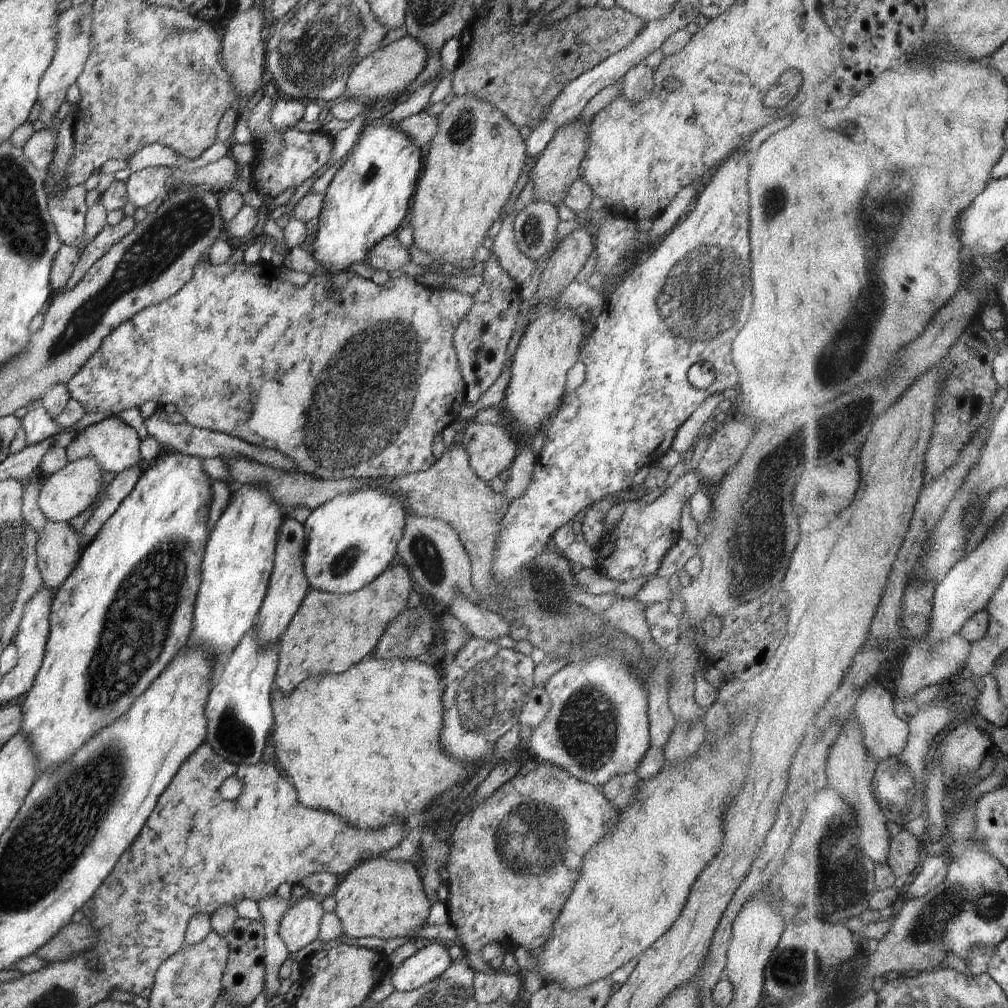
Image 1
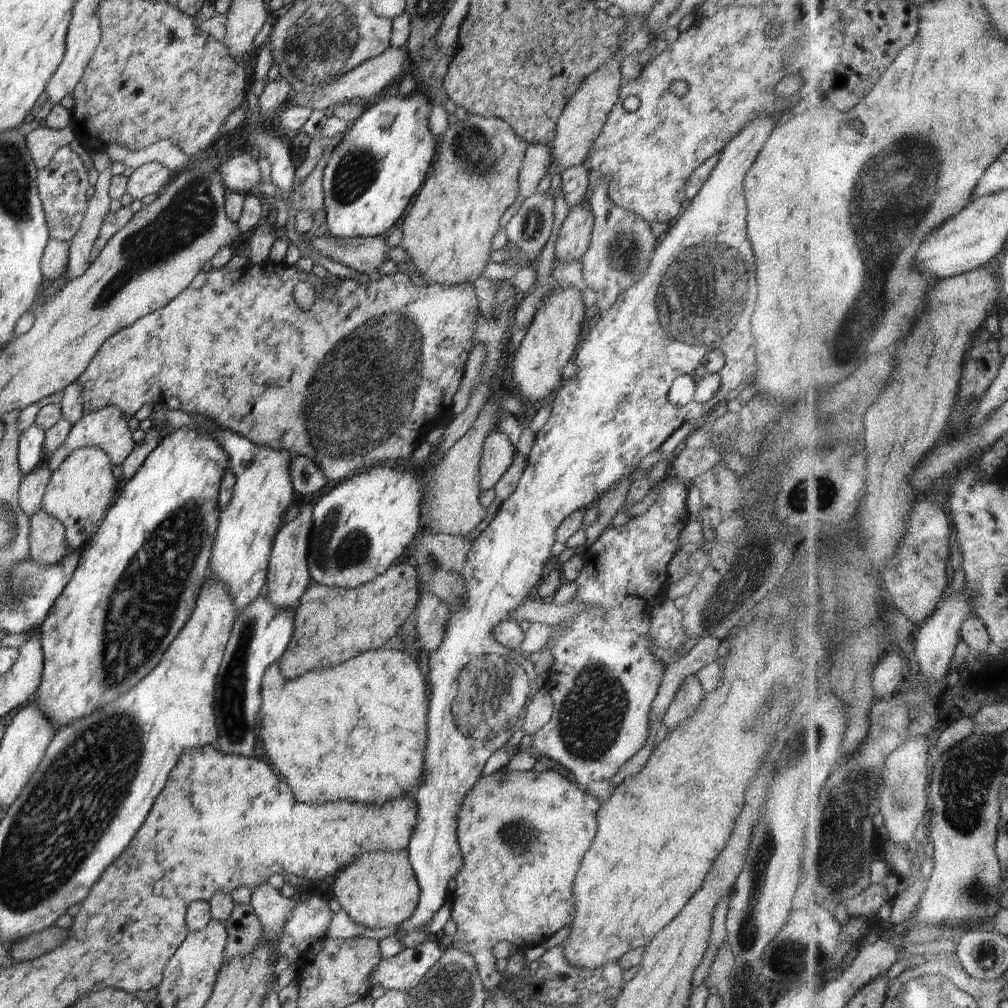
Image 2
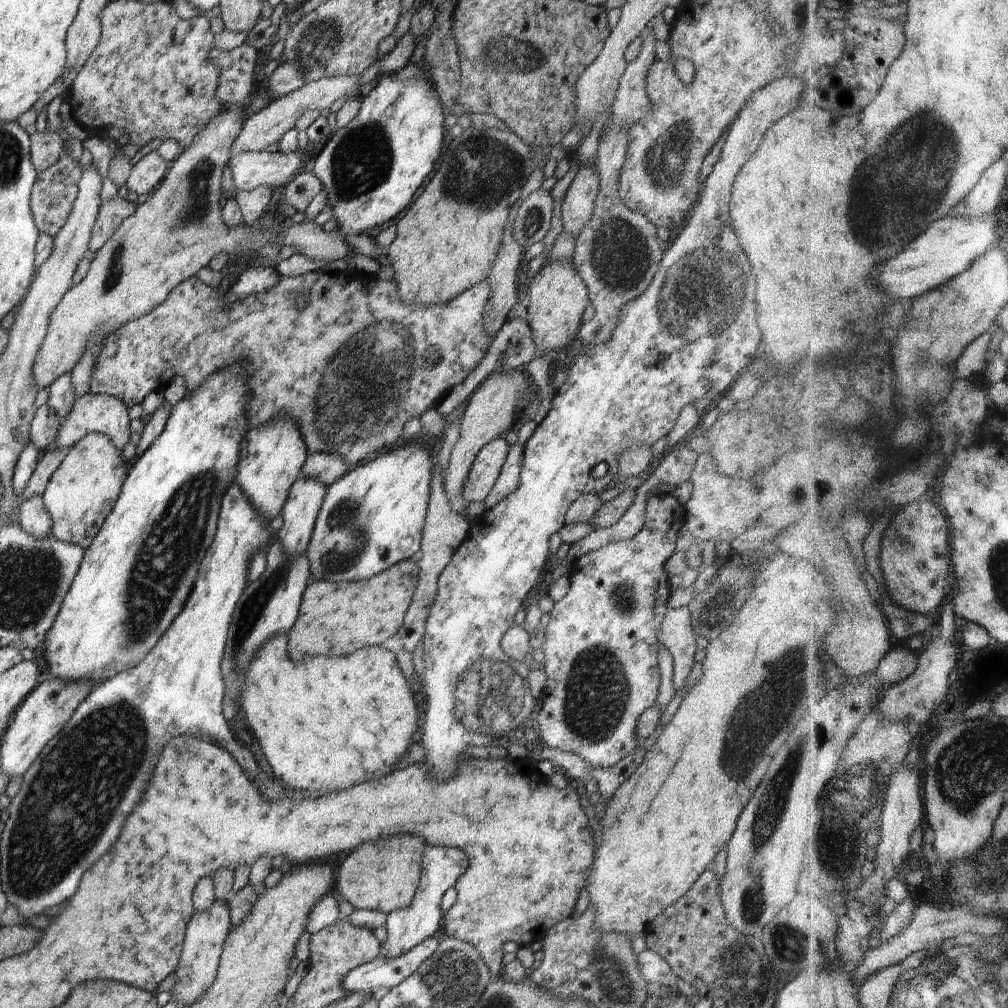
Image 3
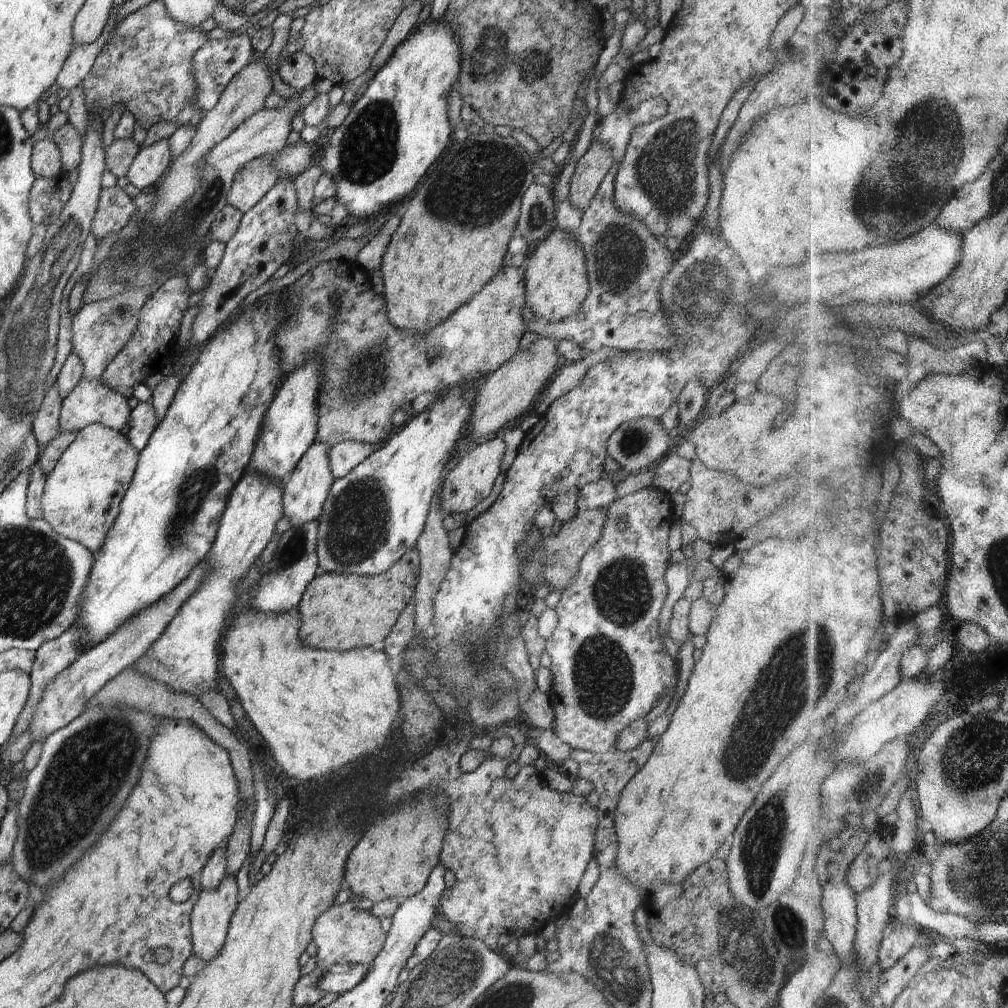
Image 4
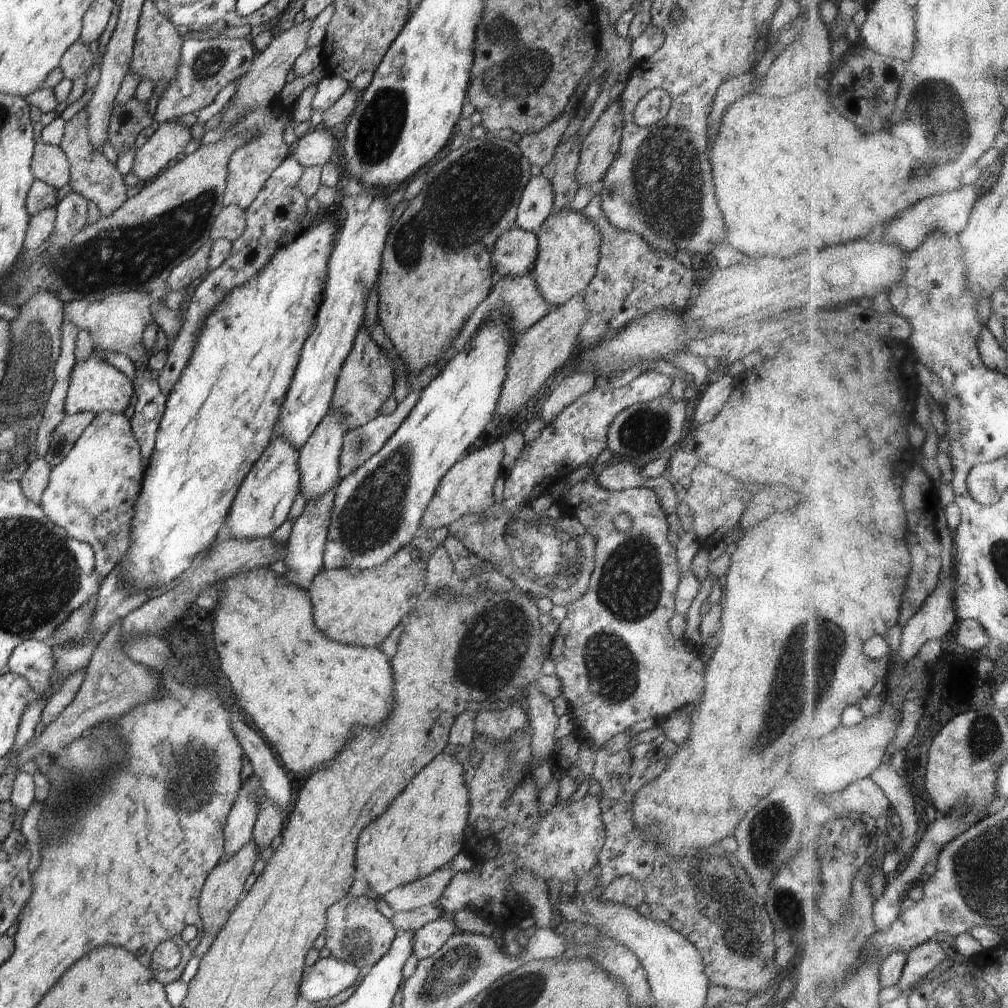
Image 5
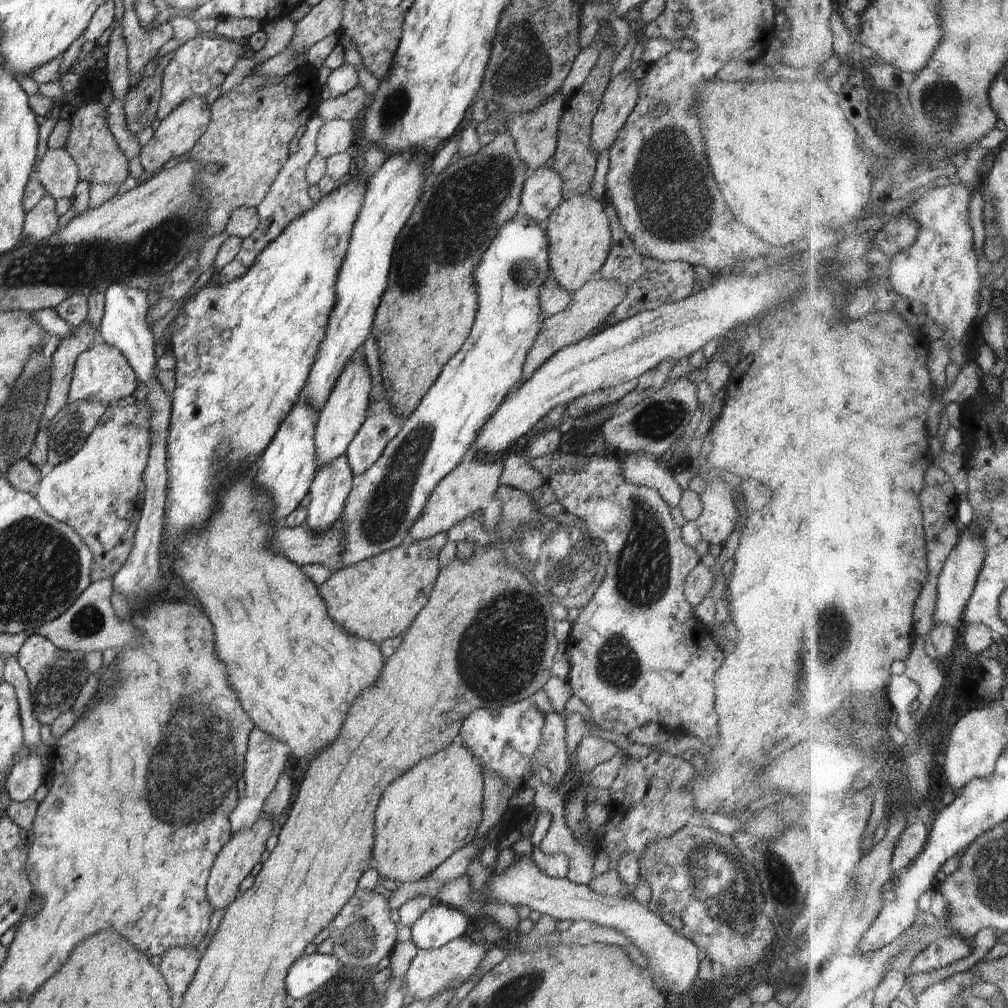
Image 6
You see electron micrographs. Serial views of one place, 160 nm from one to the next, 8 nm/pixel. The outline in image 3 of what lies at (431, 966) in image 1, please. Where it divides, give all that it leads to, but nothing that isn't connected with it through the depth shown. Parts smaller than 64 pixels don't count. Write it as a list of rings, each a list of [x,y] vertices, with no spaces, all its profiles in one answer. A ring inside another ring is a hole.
[[[437,935],[428,937],[410,952],[395,959],[378,958],[347,972],[341,983],[350,993],[370,993],[378,988],[398,986],[405,978],[414,974],[418,967],[428,960],[438,948]]]

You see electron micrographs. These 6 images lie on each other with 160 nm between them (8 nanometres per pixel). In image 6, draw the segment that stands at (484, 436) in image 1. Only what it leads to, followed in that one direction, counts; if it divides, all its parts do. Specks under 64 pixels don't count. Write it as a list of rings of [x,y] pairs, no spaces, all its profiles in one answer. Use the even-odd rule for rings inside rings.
[[[502,457],[495,462],[482,462],[473,459],[471,462],[461,462],[448,476],[445,476],[428,497],[424,510],[410,527],[410,536],[415,541],[433,537],[440,533],[447,533],[460,520],[474,515],[474,512],[484,512],[484,530],[492,532],[498,528],[504,512],[502,503],[496,496],[500,475],[503,472]]]

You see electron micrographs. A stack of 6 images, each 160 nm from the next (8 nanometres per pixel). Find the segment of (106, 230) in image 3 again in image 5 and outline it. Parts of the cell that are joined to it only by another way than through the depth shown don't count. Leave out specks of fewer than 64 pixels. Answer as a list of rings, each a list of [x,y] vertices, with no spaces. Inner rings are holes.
[[[82,109],[65,124],[64,136],[59,147],[64,151],[69,162],[71,172],[69,183],[72,190],[87,200],[95,202],[101,216],[110,216],[128,198],[126,195],[128,186],[124,184],[123,176],[118,172],[116,164],[108,161],[100,151],[95,151],[88,136],[88,117],[87,110]]]

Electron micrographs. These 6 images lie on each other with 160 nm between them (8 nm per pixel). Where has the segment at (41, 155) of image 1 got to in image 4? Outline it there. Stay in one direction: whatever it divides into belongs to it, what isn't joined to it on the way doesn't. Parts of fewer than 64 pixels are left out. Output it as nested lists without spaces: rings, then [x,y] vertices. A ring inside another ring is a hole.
[[[48,136],[33,144],[31,167],[35,178],[51,179],[63,172],[61,154],[56,143]]]

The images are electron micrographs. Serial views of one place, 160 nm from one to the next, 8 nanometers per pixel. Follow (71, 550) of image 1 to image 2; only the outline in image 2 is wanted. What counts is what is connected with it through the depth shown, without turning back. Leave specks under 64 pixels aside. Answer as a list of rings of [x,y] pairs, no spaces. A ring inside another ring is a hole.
[[[43,508],[29,516],[29,554],[37,563],[56,564],[69,550],[64,525]]]

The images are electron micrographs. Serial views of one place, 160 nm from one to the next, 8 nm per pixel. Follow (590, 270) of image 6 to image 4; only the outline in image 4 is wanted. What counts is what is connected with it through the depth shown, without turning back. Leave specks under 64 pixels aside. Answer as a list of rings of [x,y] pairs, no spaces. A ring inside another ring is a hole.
[[[556,226],[554,230],[537,246],[531,258],[528,258],[524,269],[524,286],[527,307],[530,308],[536,318],[542,317],[548,323],[558,322],[564,319],[572,319],[581,308],[583,300],[590,290],[585,263],[585,252],[578,242],[576,234],[560,229]]]

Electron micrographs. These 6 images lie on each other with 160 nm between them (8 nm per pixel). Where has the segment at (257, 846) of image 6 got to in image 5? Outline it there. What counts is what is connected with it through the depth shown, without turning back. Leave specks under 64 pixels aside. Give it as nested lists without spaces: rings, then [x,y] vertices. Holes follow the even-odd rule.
[[[254,841],[245,844],[236,854],[229,856],[225,861],[219,861],[216,868],[210,872],[208,880],[204,882],[200,894],[199,915],[203,922],[205,933],[218,932],[227,921],[228,913],[241,901],[246,881],[252,879],[252,867],[259,858],[259,849]]]

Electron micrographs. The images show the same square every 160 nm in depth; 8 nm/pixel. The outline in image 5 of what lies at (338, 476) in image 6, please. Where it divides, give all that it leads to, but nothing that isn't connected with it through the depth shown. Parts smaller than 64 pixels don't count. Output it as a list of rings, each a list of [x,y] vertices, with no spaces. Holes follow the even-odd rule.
[[[342,476],[334,483],[330,491],[306,503],[304,511],[294,522],[290,537],[286,542],[287,551],[283,559],[289,570],[286,576],[284,576],[284,580],[290,582],[290,585],[296,584],[296,586],[306,590],[313,578],[324,569],[323,556],[325,553],[327,532],[332,507],[334,506],[335,494],[341,480]],[[292,580],[294,580],[294,584],[292,584]]]

